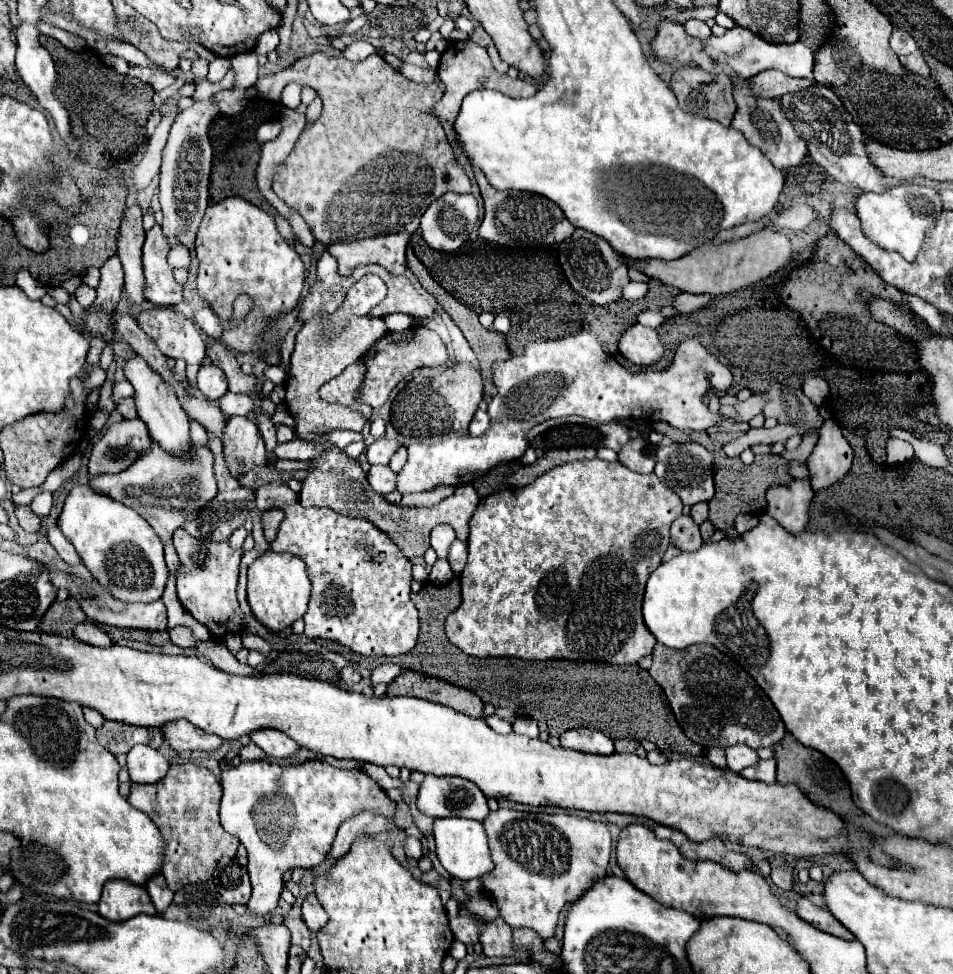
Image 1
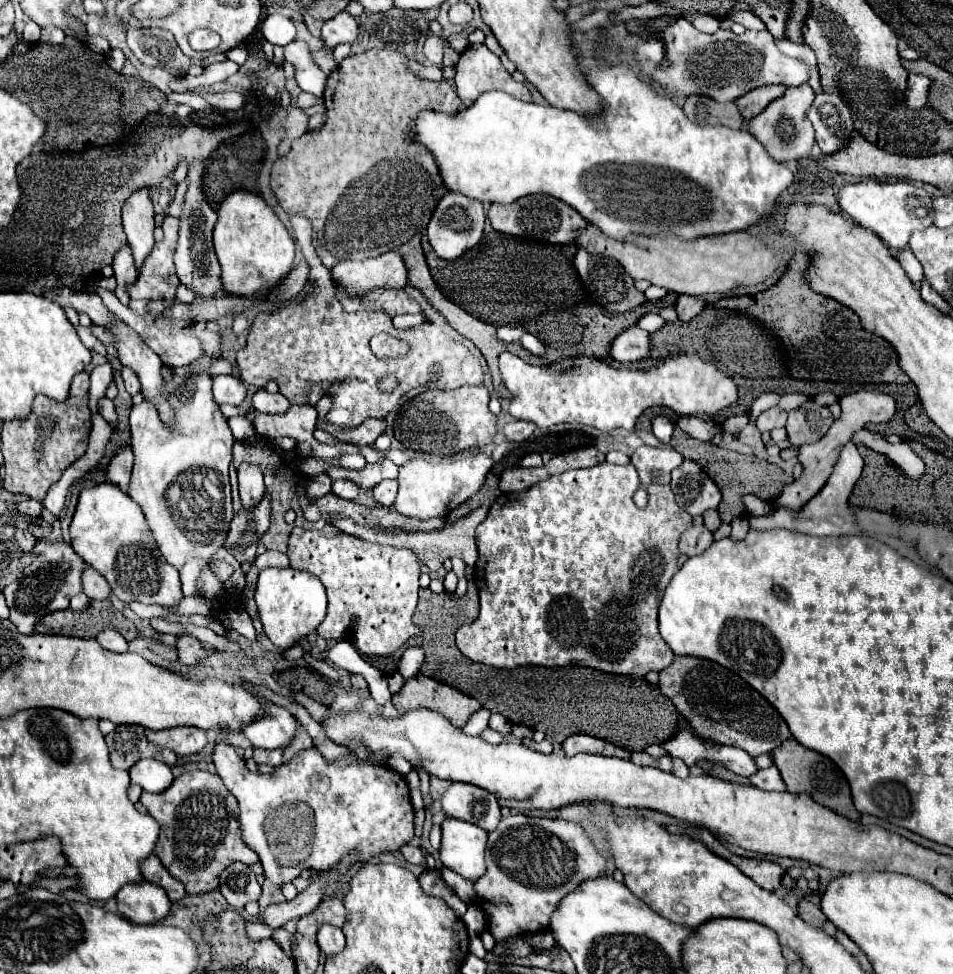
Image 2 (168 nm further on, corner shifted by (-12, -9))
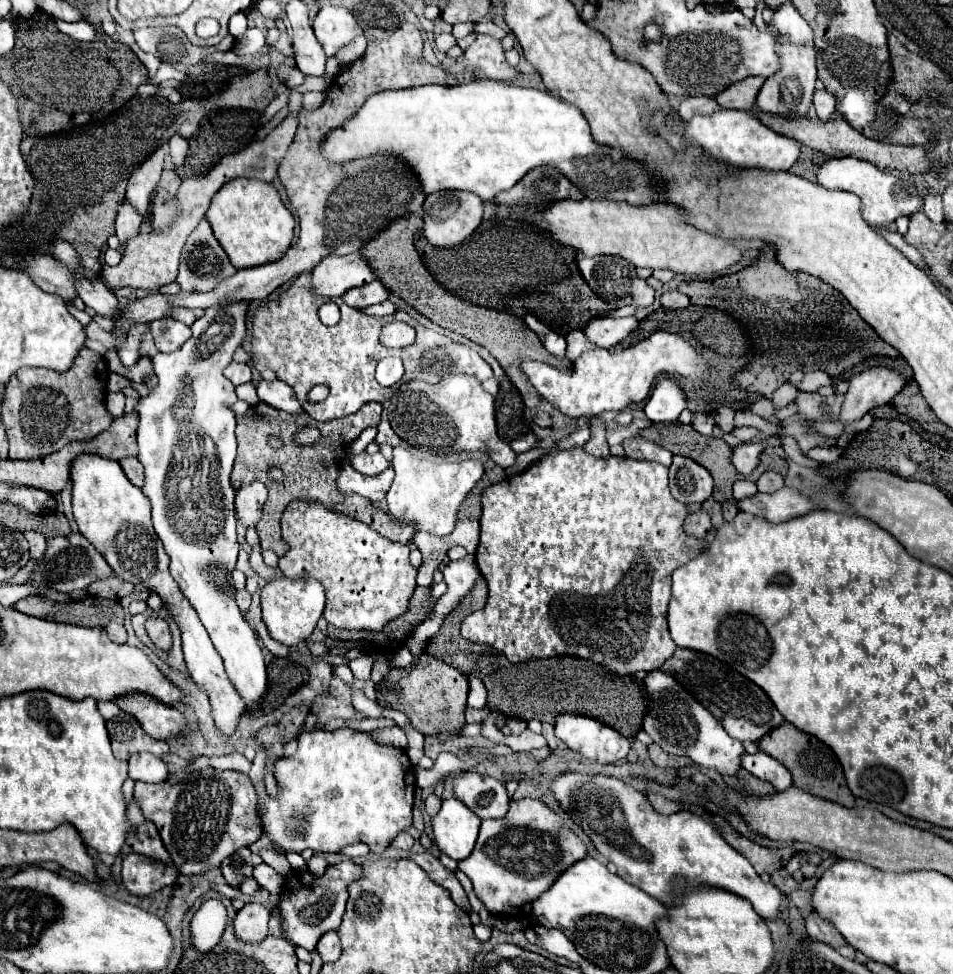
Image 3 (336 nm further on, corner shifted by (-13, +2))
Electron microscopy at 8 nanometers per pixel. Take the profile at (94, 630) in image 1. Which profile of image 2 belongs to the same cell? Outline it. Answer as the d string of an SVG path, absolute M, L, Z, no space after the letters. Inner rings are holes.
M104 629L104 631L100 631L98 635L96 635L96 641L104 647L104 649L108 649L108 651L114 651L114 653L126 653L128 649L124 649L124 637L118 633L118 631L114 631L114 629Z

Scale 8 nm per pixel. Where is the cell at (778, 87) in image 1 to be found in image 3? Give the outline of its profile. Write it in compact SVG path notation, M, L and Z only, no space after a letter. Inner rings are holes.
M745 78L735 82L733 86L725 88L721 94L715 96L721 108L737 108L737 110L753 110L755 98L759 88L763 86L765 78Z

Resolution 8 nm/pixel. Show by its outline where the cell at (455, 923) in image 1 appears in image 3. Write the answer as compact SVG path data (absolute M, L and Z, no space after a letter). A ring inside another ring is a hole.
M523 798L523 800L513 800L509 812L503 818L481 822L477 844L471 856L459 862L459 870L463 870L469 876L477 898L491 914L519 918L519 912L529 912L529 904L539 894L543 894L567 866L571 866L573 862L585 856L587 856L587 848L583 846L583 842L563 826L563 820L553 810L549 810L549 806L545 806L539 800Z

